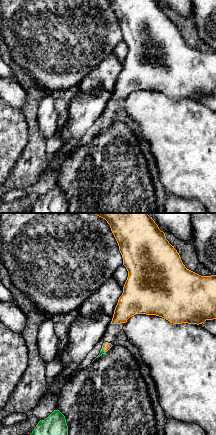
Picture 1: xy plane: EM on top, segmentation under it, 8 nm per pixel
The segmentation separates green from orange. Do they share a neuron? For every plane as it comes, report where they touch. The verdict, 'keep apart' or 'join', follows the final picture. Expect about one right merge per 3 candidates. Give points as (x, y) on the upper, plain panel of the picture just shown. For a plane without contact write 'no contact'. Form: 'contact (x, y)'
contact (103, 126)

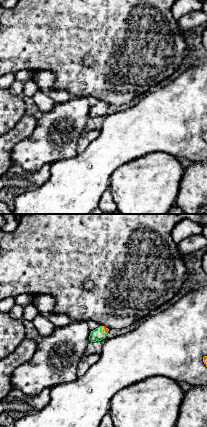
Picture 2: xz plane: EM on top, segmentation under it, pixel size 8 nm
contact (100, 107)

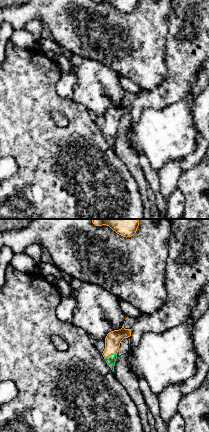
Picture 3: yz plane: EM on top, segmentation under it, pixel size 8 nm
contact (111, 130)

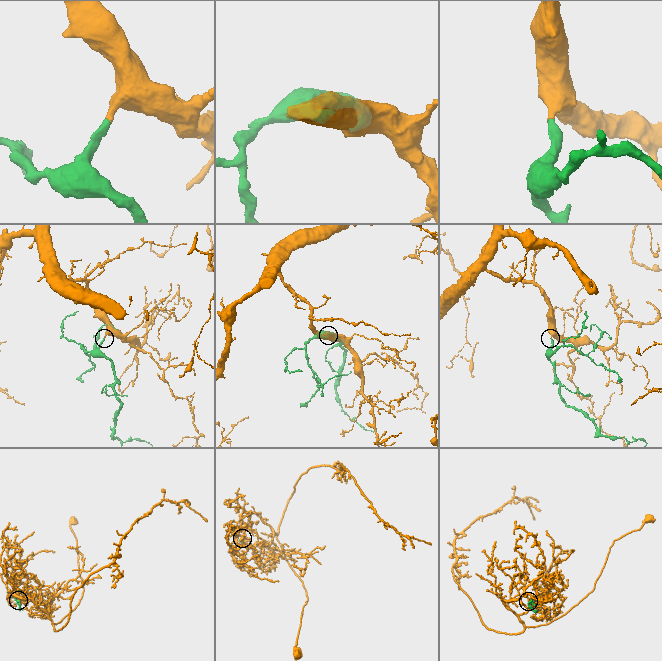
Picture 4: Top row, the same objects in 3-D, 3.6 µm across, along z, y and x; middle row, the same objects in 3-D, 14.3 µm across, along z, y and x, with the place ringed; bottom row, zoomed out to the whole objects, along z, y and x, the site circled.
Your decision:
join

